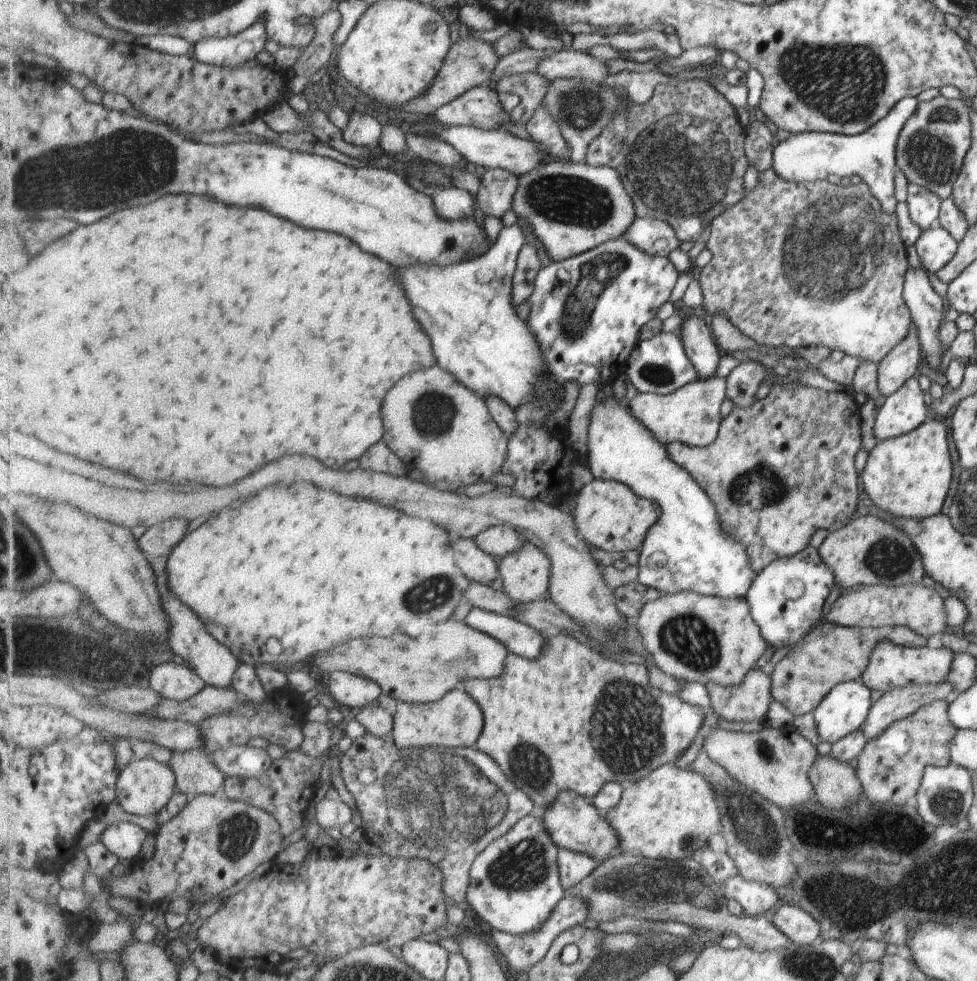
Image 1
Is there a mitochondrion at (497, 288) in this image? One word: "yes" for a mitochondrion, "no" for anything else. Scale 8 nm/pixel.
no

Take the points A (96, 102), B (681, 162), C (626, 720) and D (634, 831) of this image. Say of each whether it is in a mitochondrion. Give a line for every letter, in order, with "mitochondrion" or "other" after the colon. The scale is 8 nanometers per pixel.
A: other
B: mitochondrion
C: mitochondrion
D: other

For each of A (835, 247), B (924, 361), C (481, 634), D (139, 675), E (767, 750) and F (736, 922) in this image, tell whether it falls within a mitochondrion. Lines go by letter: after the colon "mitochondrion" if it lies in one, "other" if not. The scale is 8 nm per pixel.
A: mitochondrion
B: other
C: other
D: other
E: mitochondrion
F: other

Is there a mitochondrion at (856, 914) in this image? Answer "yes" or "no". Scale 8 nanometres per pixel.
yes

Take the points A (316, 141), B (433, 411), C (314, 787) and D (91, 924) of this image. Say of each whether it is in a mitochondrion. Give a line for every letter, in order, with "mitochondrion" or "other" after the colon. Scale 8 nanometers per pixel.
A: other
B: mitochondrion
C: other
D: other

